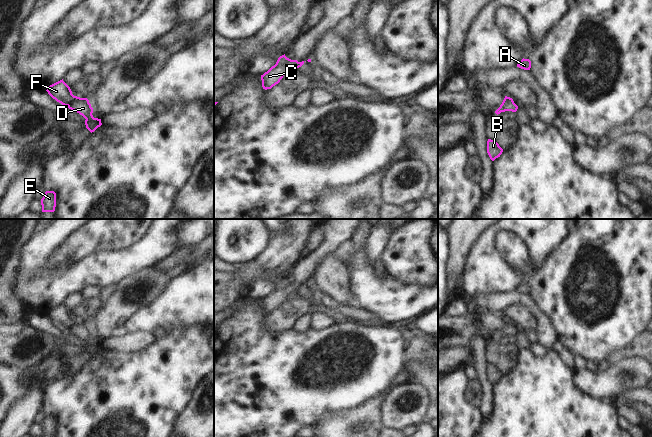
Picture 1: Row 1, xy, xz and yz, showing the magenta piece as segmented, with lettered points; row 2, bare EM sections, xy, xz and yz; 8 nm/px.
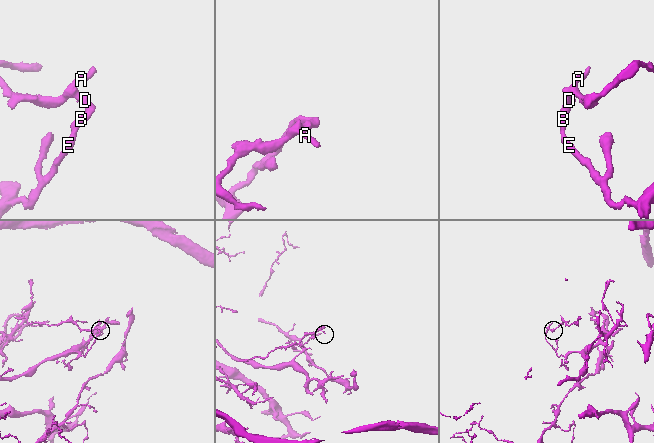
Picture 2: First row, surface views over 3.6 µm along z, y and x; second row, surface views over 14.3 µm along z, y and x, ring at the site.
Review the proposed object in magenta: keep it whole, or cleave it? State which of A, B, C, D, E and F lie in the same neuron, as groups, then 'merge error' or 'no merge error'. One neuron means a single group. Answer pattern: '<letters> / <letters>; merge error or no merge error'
A C F / B D E; merge error

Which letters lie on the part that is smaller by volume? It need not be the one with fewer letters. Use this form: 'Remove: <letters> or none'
Remove: A, C, F

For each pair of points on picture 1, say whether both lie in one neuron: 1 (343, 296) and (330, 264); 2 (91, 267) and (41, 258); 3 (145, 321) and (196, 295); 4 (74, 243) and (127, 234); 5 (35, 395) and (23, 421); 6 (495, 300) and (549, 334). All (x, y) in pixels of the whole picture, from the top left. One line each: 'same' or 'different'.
1: same
2: same
3: same
4: same
5: same
6: same

